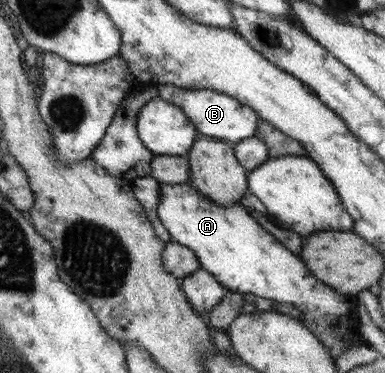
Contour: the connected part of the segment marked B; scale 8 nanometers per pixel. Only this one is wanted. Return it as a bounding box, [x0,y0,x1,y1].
[156,83,261,145]

